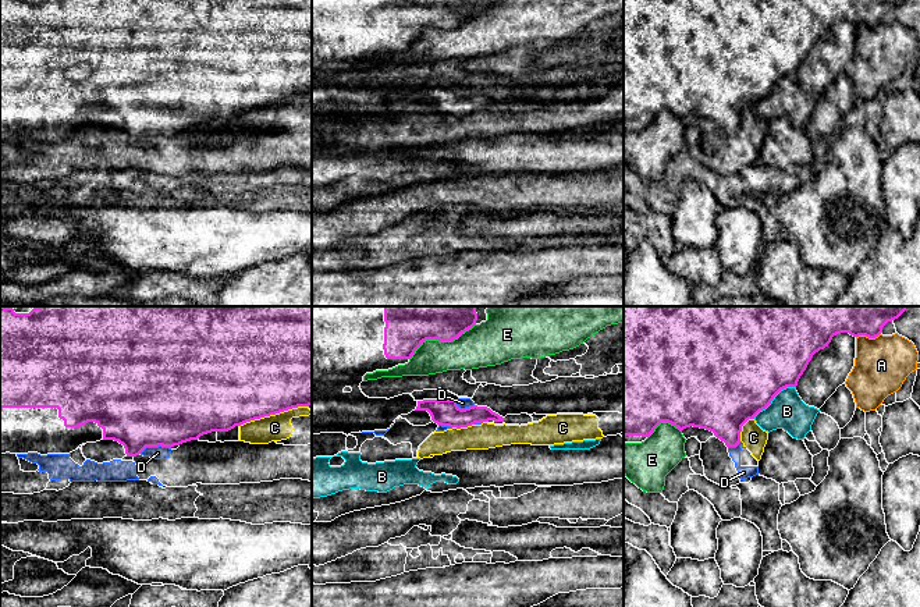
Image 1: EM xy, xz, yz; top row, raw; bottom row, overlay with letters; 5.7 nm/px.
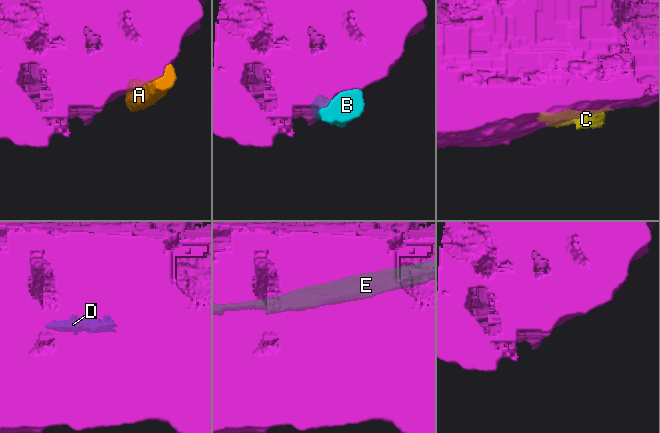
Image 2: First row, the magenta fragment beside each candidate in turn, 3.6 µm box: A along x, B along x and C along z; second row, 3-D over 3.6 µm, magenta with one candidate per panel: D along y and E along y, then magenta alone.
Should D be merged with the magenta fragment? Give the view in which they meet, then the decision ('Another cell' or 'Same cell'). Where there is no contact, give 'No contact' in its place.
Touches magenta in xy. Another cell

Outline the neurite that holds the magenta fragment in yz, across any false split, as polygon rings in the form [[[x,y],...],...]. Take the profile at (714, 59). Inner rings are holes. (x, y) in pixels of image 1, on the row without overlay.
[[[624,0],[624,132],[644,129],[661,110],[668,110],[681,120],[700,116],[714,121],[727,135],[740,131],[742,114],[766,97],[774,85],[786,75],[796,75],[813,43],[824,38],[832,25],[849,21],[853,25],[875,26],[882,15],[903,0]]]

